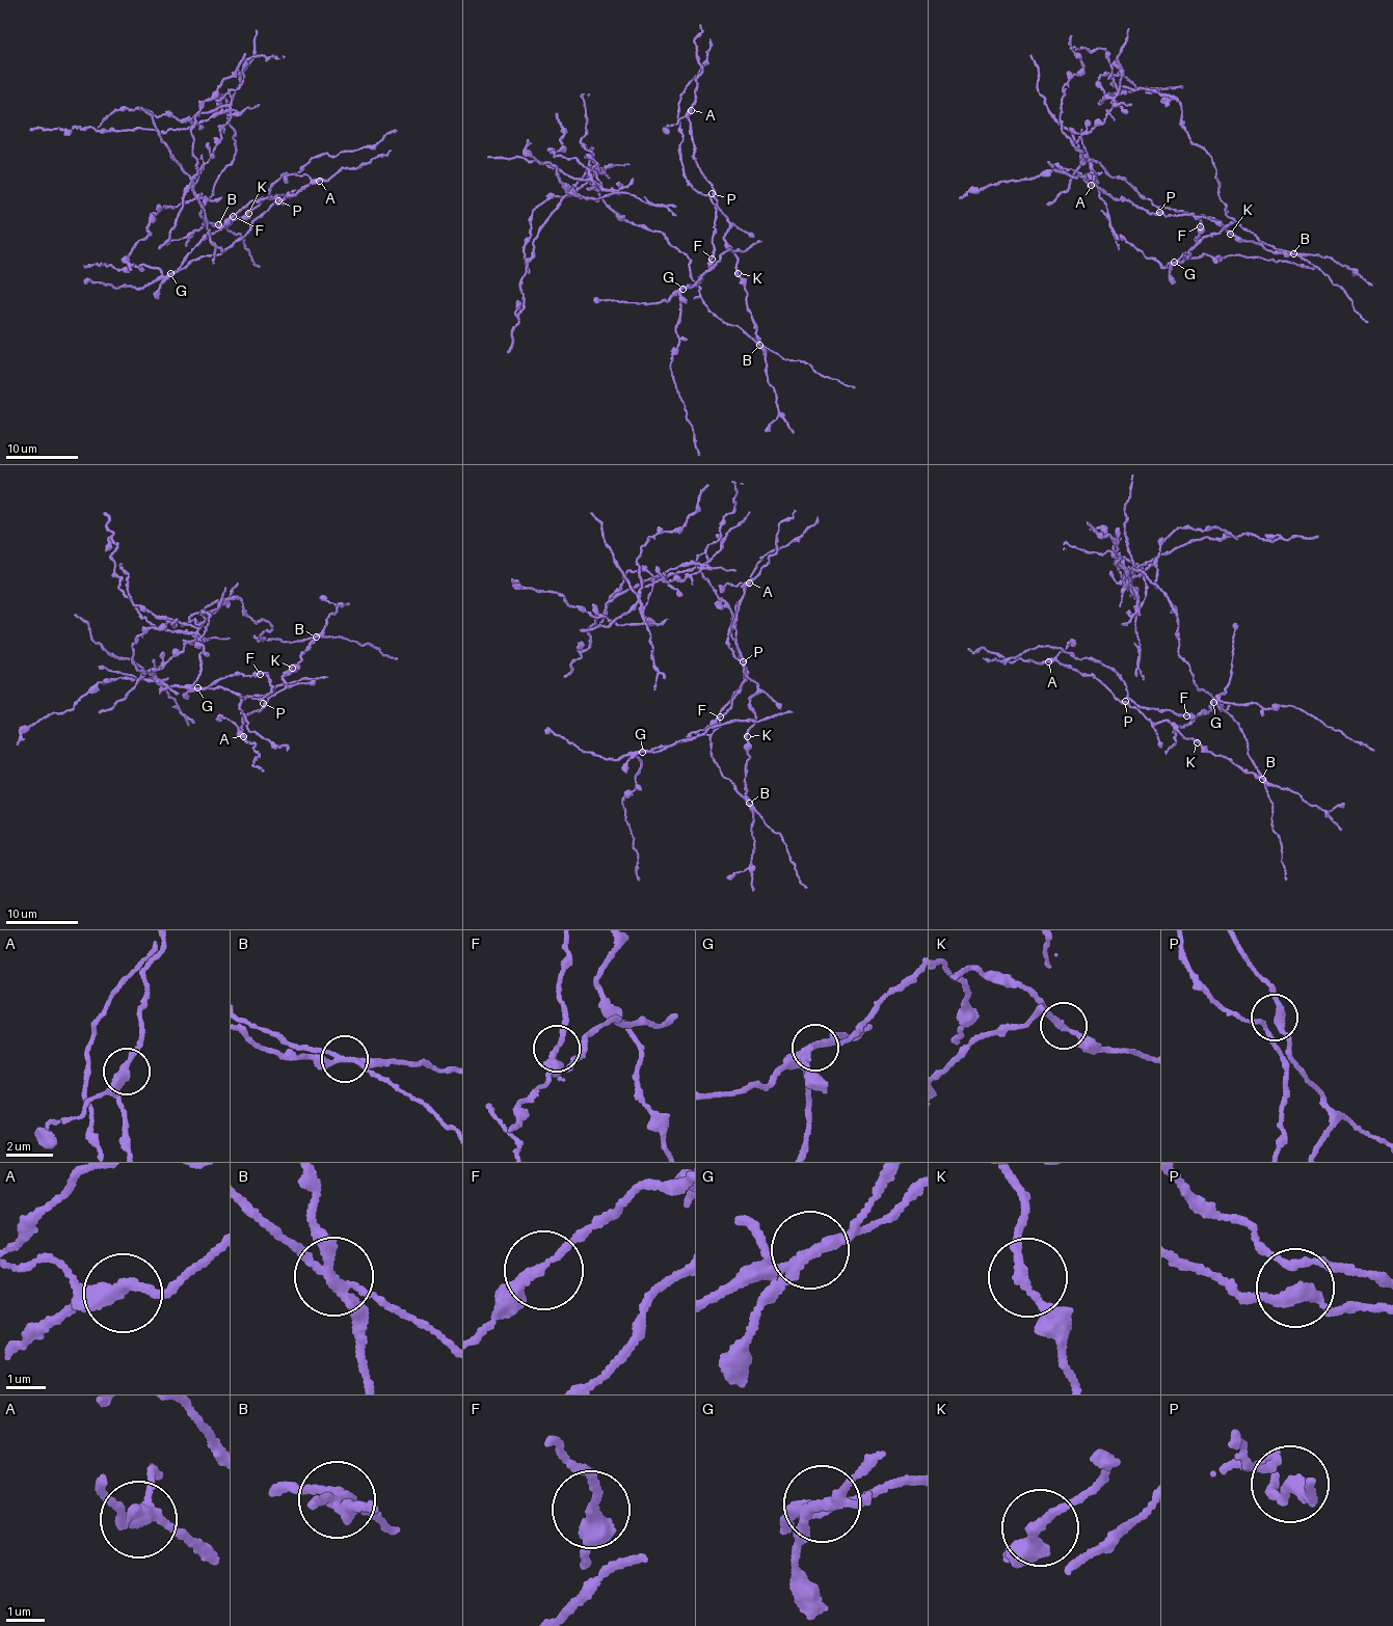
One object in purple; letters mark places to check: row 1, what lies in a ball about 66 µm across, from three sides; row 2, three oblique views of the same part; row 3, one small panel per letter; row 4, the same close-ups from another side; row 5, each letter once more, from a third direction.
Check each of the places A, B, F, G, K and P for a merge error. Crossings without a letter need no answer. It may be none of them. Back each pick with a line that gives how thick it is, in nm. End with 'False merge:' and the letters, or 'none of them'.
B: calibre 240 nm
G: calibre 260 nm
False merge: B, G

